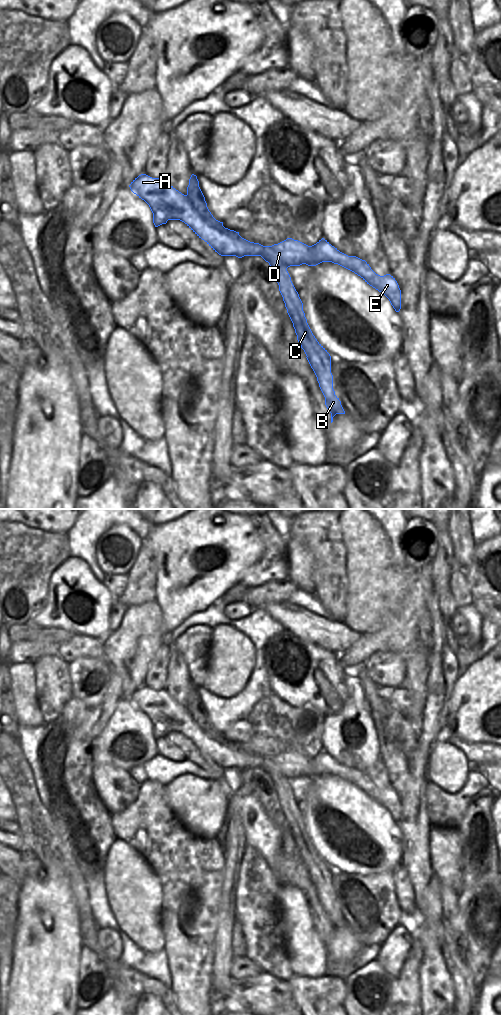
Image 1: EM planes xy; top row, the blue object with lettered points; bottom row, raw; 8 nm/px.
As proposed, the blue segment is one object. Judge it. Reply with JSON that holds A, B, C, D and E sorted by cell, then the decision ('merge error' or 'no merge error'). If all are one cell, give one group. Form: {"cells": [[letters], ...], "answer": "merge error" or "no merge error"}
{"cells": [["A", "D", "E"], ["B", "C"]], "answer": "merge error"}

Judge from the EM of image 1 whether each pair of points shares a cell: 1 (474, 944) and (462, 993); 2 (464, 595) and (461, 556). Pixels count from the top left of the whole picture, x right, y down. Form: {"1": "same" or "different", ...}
{"1": "same", "2": "same"}

